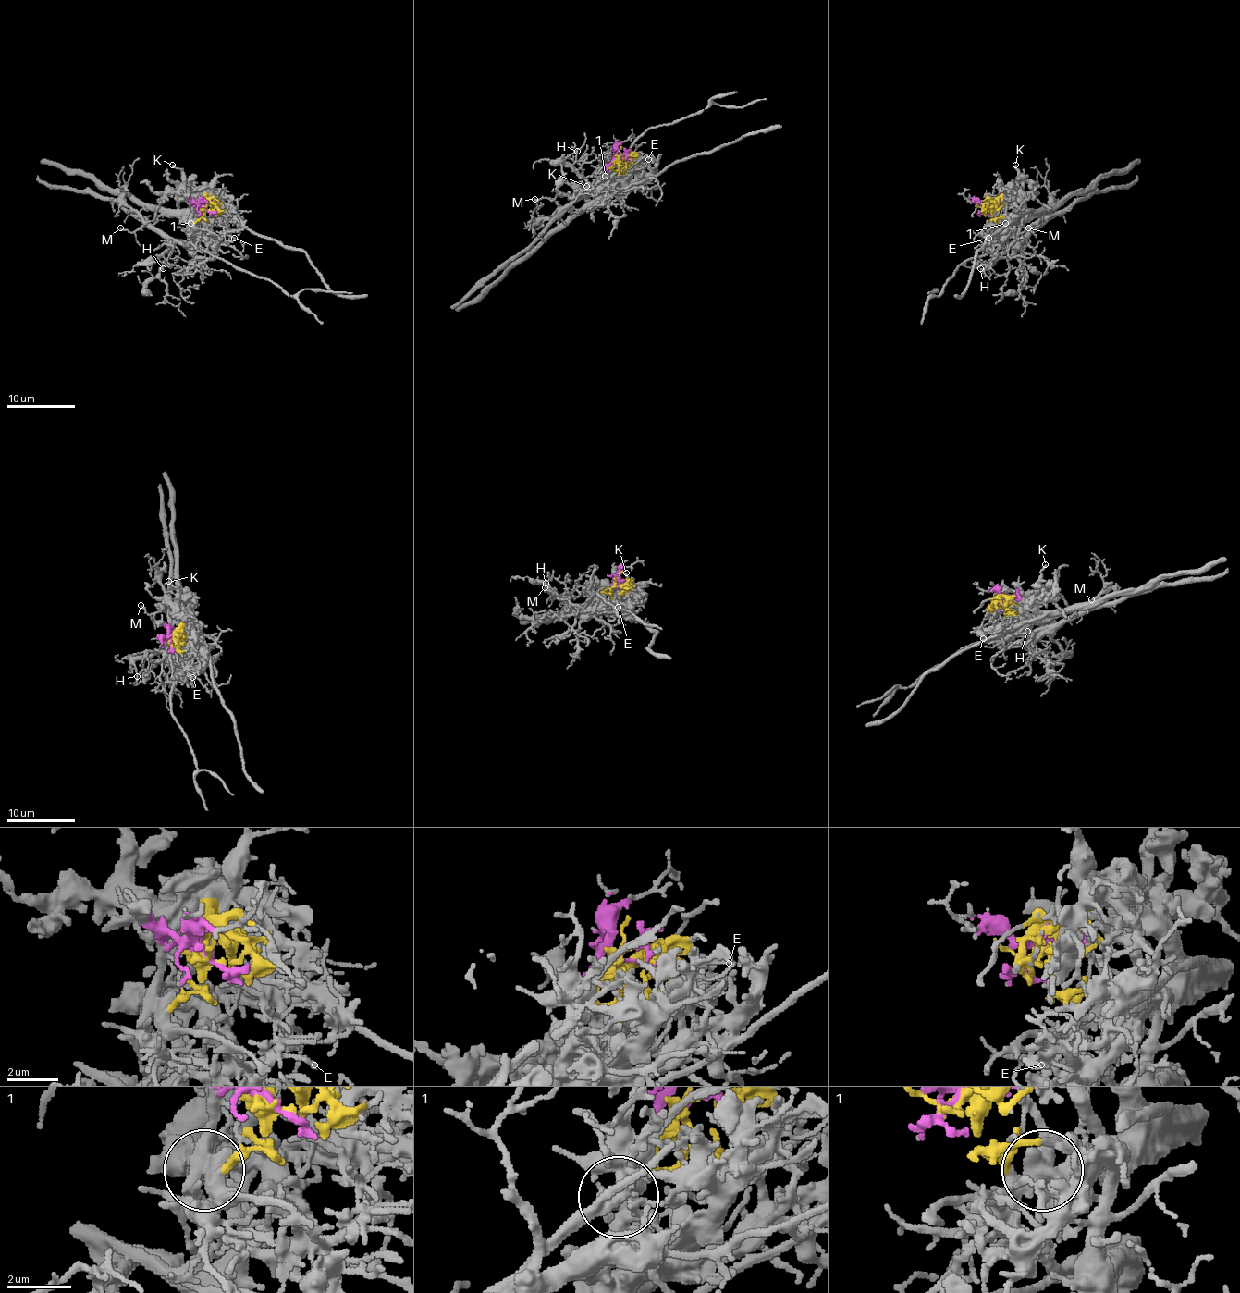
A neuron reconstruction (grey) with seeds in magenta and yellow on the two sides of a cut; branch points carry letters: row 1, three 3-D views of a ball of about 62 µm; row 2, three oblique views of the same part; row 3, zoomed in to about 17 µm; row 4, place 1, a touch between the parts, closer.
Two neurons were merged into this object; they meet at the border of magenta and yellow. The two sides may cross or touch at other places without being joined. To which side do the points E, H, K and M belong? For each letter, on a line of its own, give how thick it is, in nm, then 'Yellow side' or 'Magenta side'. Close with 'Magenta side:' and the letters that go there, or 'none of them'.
E: Thickness 260 nm. Yellow side
H: Thickness 140 nm. Magenta side
K: Thickness 200 nm. Yellow side
M: Thickness 170 nm. Magenta side
Magenta side: H, M

